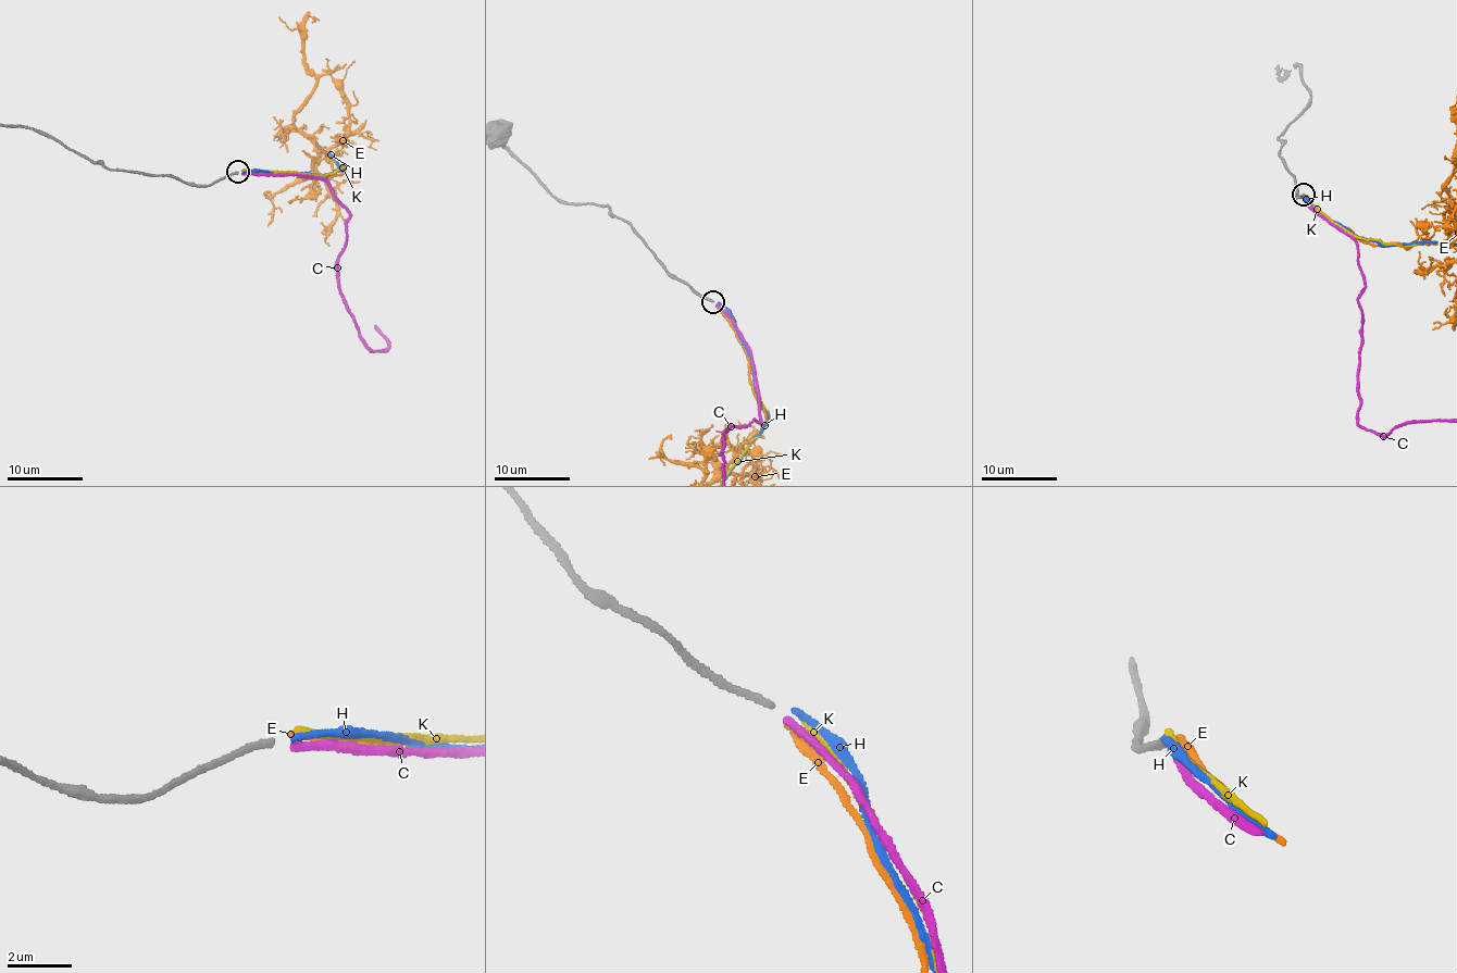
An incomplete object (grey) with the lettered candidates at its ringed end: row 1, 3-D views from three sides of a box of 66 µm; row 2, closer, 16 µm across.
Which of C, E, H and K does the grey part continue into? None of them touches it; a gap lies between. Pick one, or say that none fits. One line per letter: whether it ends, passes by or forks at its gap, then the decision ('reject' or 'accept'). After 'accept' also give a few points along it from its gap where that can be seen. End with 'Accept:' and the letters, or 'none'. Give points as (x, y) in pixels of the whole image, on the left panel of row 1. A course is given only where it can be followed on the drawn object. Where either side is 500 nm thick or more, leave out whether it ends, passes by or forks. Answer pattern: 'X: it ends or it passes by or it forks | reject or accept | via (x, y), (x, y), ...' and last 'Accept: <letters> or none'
C: it ends | reject
E: it ends | reject
H: it ends | reject
K: it ends | reject
Accept: none

